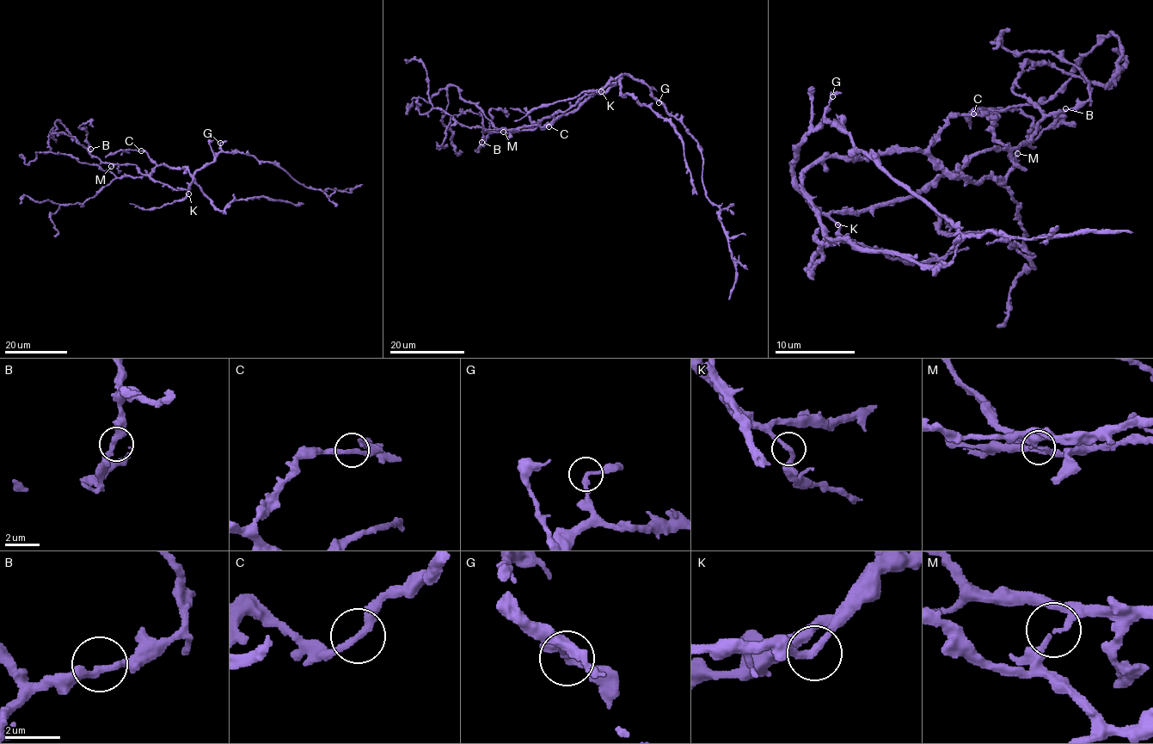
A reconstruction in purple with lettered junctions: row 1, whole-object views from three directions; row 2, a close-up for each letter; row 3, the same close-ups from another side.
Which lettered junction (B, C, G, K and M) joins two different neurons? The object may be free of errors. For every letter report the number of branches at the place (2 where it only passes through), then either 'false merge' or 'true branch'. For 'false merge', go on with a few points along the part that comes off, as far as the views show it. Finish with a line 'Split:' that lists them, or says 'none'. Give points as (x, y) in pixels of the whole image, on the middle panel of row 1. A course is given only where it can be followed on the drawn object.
B: 2 branches meet; true branch
C: 2 branches meet; true branch
G: 2 branches meet; true branch
K: 2 branches meet; true branch
M: 2 branches meet; false merge; foreign part runs (503, 132), (534, 130), (619, 75), (648, 87), (696, 142), (706, 194), (720, 209), (736, 268), (728, 299)
Split: M

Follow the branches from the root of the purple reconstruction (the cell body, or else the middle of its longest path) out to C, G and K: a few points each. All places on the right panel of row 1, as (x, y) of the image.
C: (843, 158), (923, 151), (929, 147), (940, 126), (951, 119), (973, 113)
G: (843, 158), (821, 158), (796, 181), (794, 158), (825, 113), (825, 106), (832, 96)
K: (843, 158), (822, 158), (806, 173), (801, 185), (801, 193), (806, 200), (837, 224)

